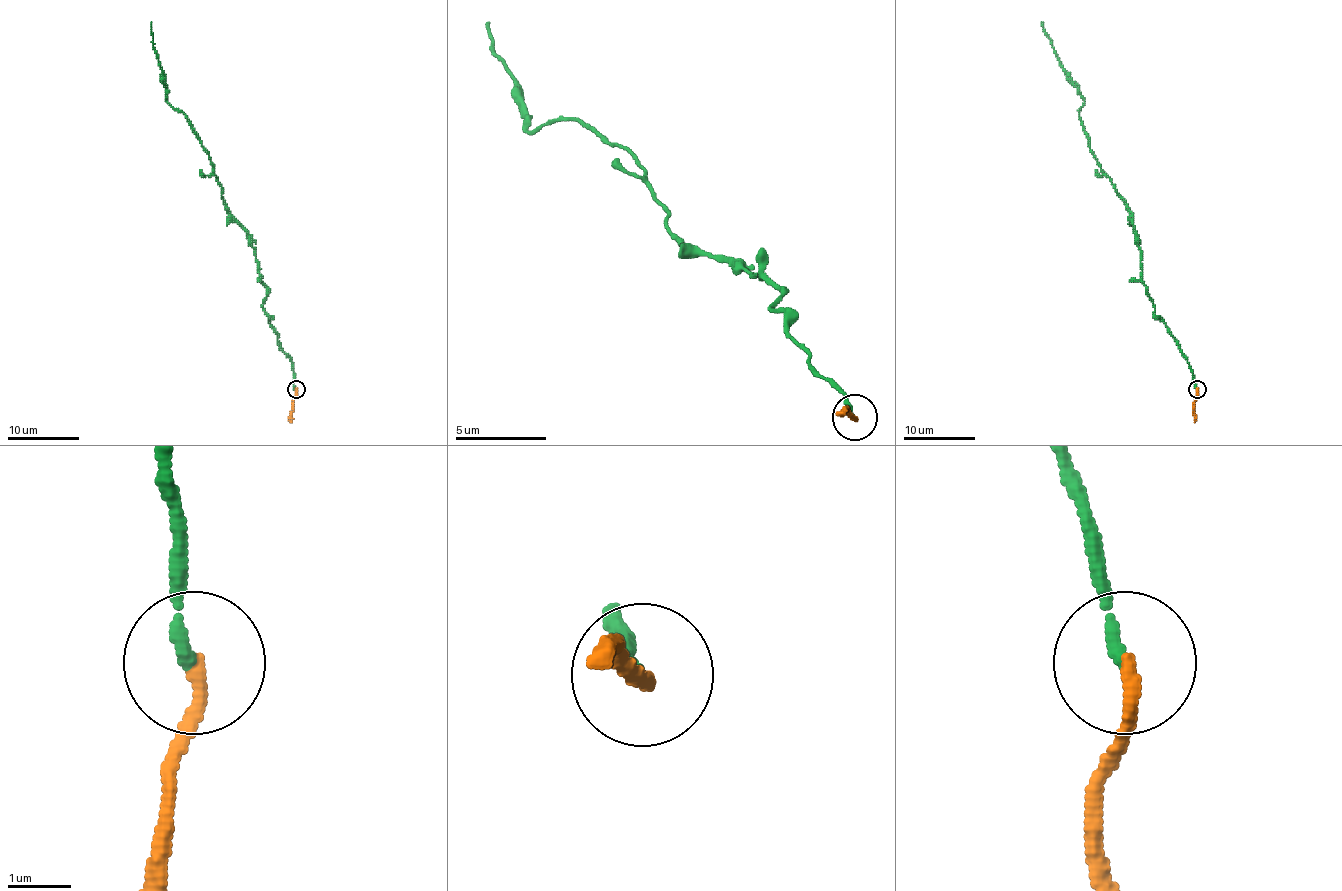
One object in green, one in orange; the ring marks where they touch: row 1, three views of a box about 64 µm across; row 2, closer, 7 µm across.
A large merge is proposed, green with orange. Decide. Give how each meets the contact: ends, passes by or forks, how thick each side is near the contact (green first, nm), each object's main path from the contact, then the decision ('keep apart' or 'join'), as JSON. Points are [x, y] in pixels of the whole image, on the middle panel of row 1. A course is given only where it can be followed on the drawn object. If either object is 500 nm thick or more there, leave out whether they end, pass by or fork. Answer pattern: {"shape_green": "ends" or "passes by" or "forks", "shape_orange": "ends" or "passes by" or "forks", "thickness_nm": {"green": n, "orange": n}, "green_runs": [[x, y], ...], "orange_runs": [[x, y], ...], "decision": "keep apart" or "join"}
{"shape_green": "ends", "shape_orange": "ends", "thickness_nm": {"green": 190, "orange": 240}, "green_runs": [[853, 416], [771, 306], [780, 292], [689, 247], [643, 169], [588, 123], [547, 119], [529, 132], [488, 23]], "orange_runs": [[853, 416], [840, 411]], "decision": "join"}

